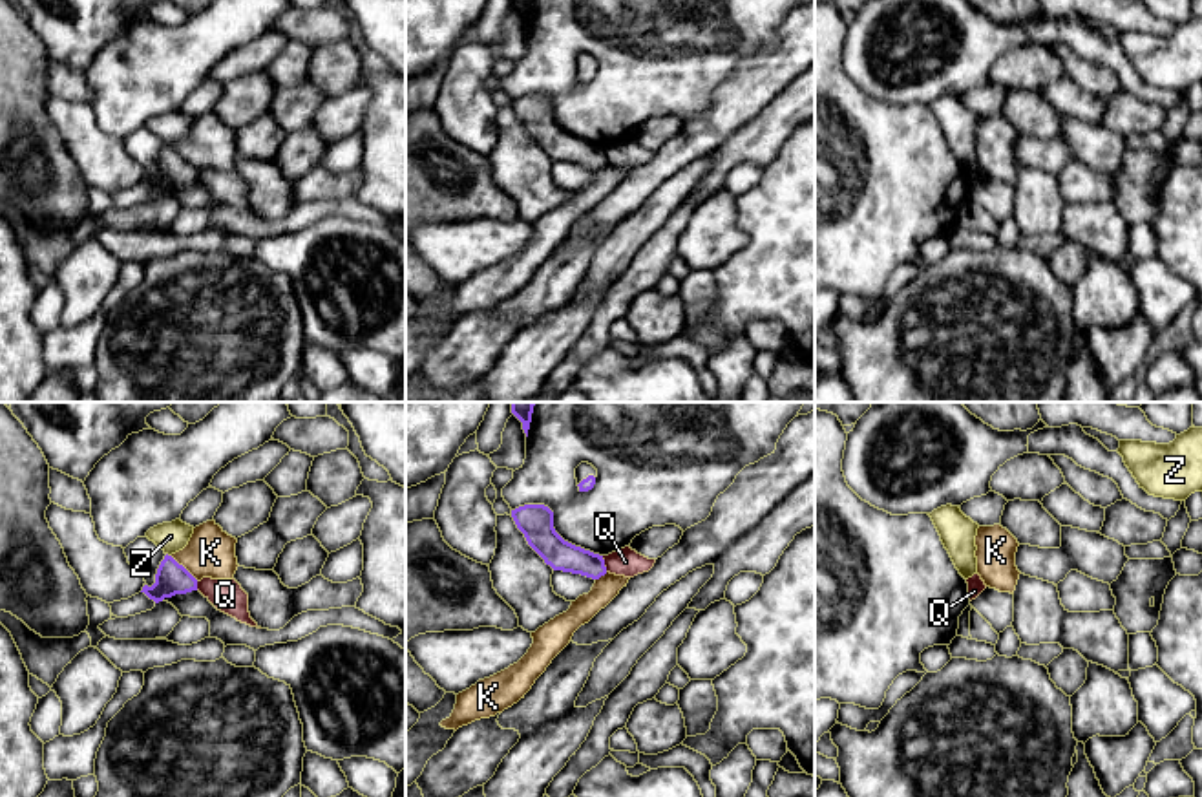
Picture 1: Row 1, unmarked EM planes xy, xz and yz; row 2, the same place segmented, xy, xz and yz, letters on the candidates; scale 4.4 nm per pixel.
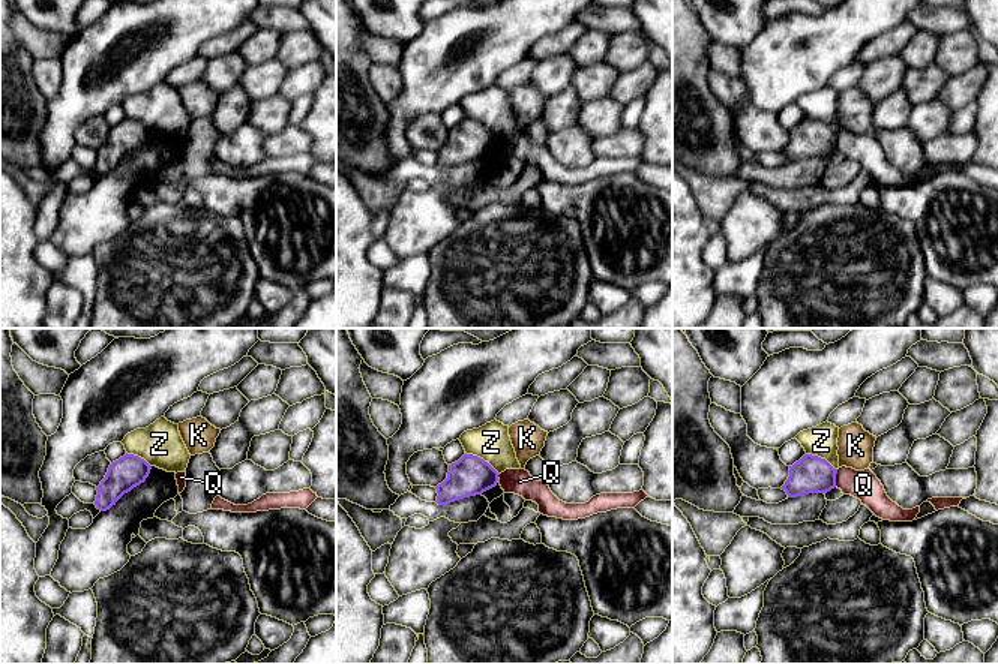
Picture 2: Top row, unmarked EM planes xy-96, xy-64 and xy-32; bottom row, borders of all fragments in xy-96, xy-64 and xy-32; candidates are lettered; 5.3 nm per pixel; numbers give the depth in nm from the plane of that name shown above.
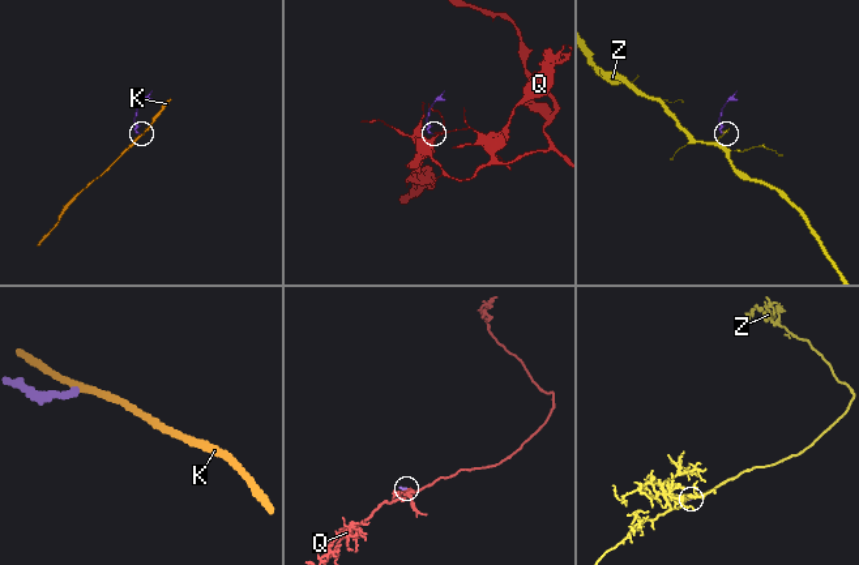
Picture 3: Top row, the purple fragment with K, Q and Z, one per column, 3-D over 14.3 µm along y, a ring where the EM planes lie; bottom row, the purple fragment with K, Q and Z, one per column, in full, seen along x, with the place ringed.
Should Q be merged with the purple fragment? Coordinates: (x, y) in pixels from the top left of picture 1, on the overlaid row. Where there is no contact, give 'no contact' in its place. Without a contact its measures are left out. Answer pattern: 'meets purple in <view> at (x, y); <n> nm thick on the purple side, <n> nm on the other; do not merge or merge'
meets purple in xz at (603, 563); 140 nm thick on the purple side, 130 nm on the other; do not merge

